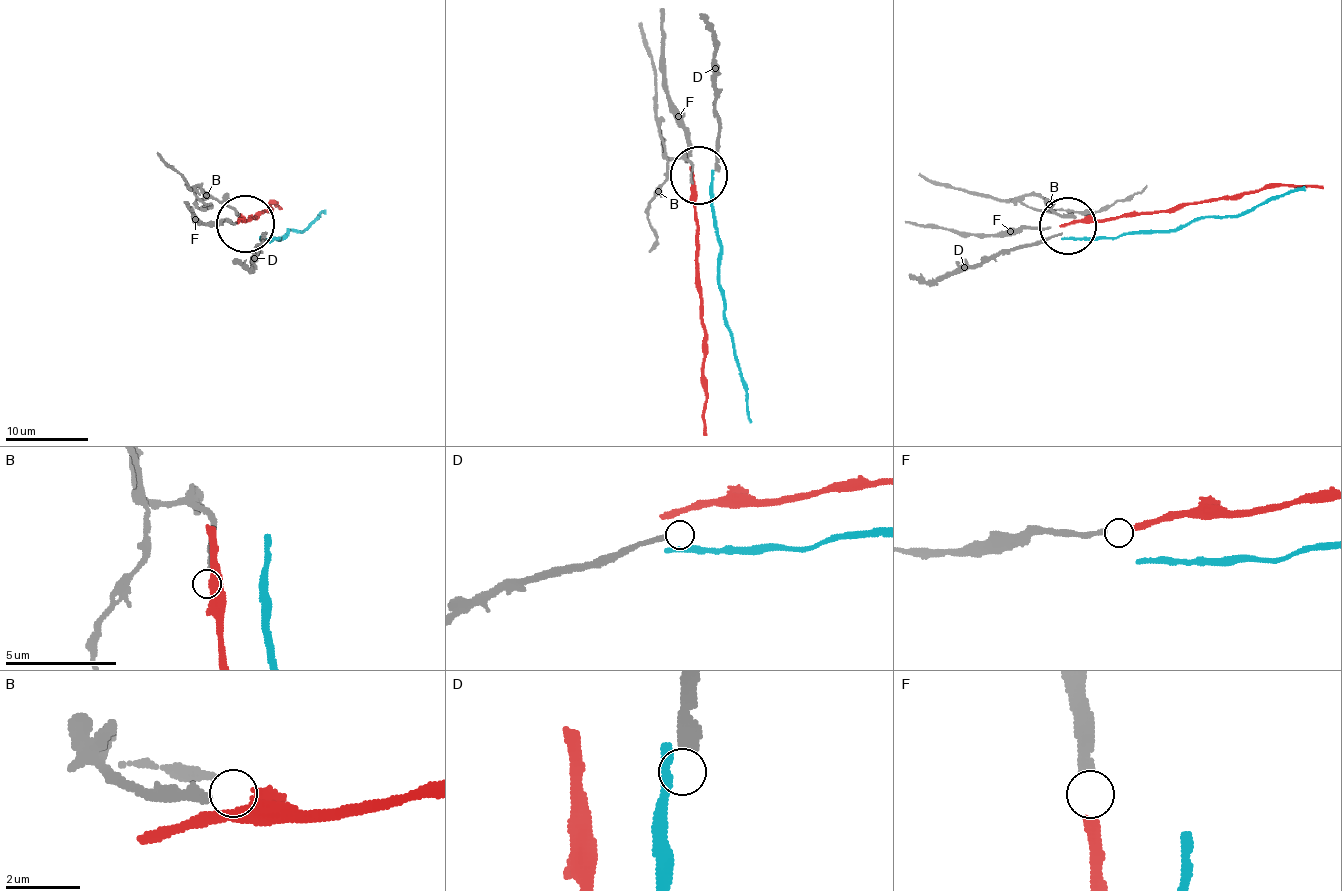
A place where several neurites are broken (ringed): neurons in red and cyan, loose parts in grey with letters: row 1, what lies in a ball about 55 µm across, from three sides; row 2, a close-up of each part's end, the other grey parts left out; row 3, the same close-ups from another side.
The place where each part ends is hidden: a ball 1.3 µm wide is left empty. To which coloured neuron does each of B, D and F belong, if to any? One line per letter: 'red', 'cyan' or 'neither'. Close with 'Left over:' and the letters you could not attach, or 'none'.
B: neither
D: neither
F: red
Left over: B, D

